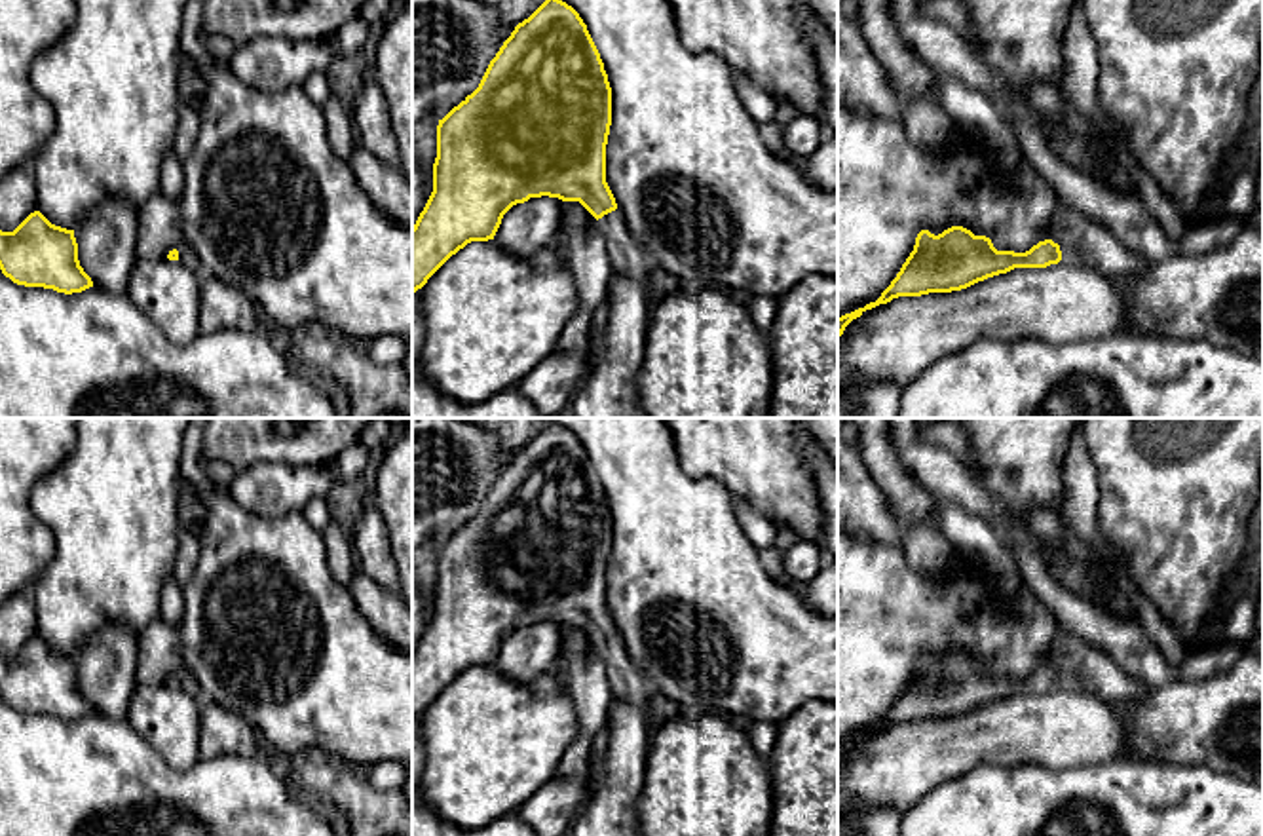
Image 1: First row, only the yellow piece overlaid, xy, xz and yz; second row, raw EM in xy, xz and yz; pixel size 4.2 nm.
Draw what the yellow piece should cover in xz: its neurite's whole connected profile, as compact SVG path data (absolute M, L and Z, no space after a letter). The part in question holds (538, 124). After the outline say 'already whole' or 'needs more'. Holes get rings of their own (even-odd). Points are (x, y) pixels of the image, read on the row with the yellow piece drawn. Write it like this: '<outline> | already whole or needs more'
M545 0L518 23L479 87L437 125L433 192L412 226L412 293L471 241L494 239L503 215L530 198L579 201L596 220L615 274L644 277L650 264L606 182L612 87L579 13Z | needs more

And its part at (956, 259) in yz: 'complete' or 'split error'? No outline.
split error

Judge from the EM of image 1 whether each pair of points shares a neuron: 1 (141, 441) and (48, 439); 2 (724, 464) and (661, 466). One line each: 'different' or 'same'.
1: different
2: different

